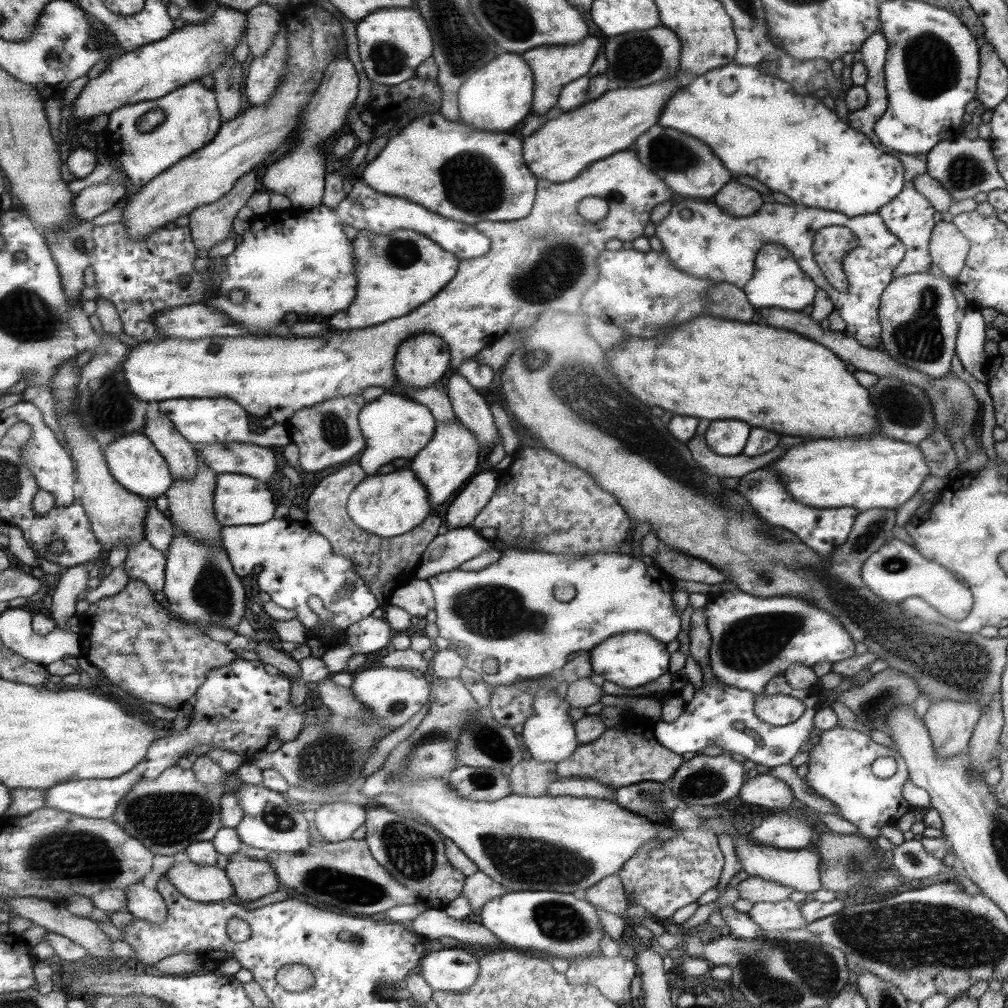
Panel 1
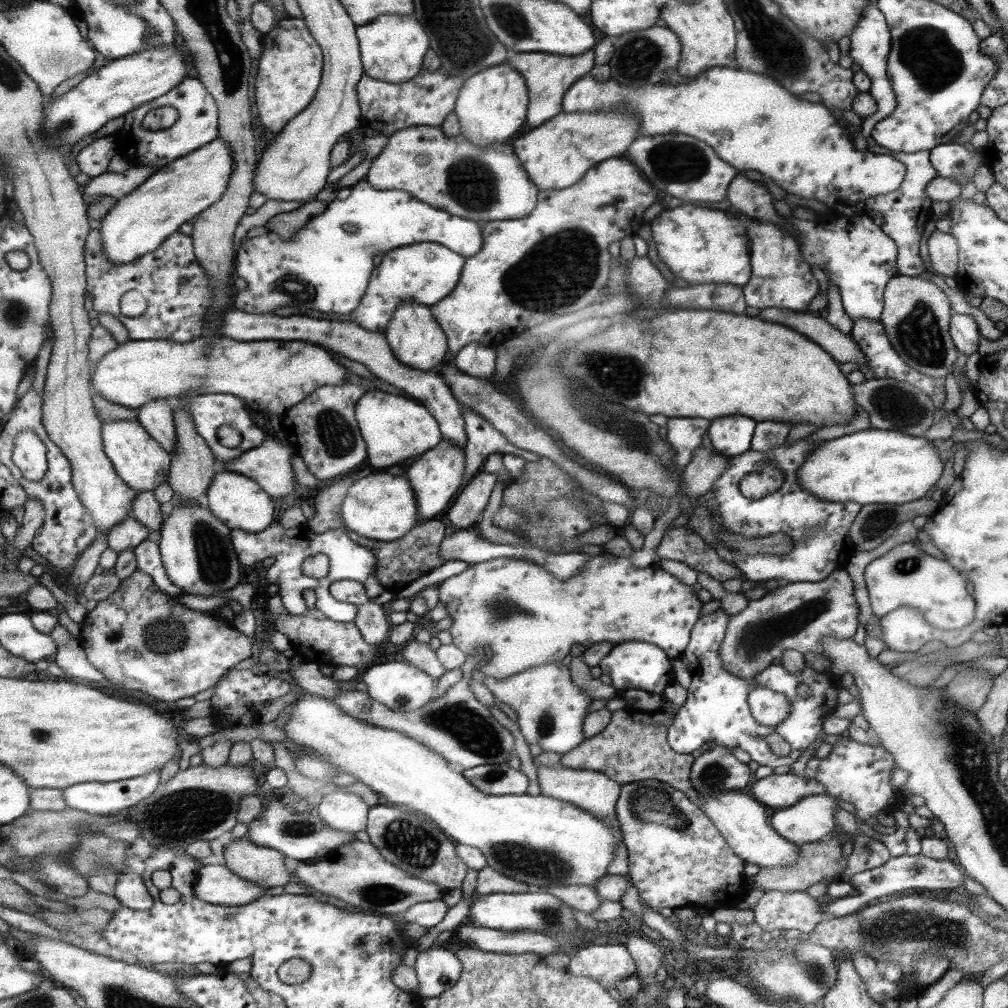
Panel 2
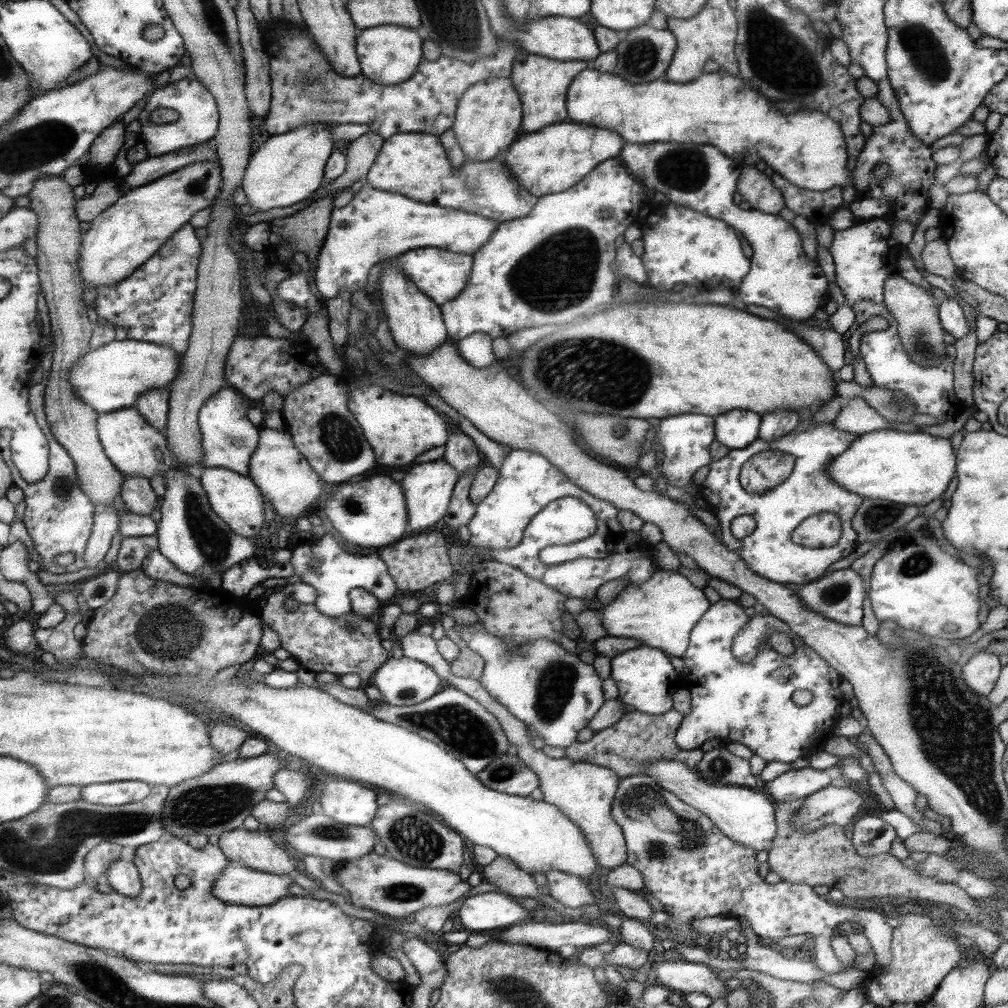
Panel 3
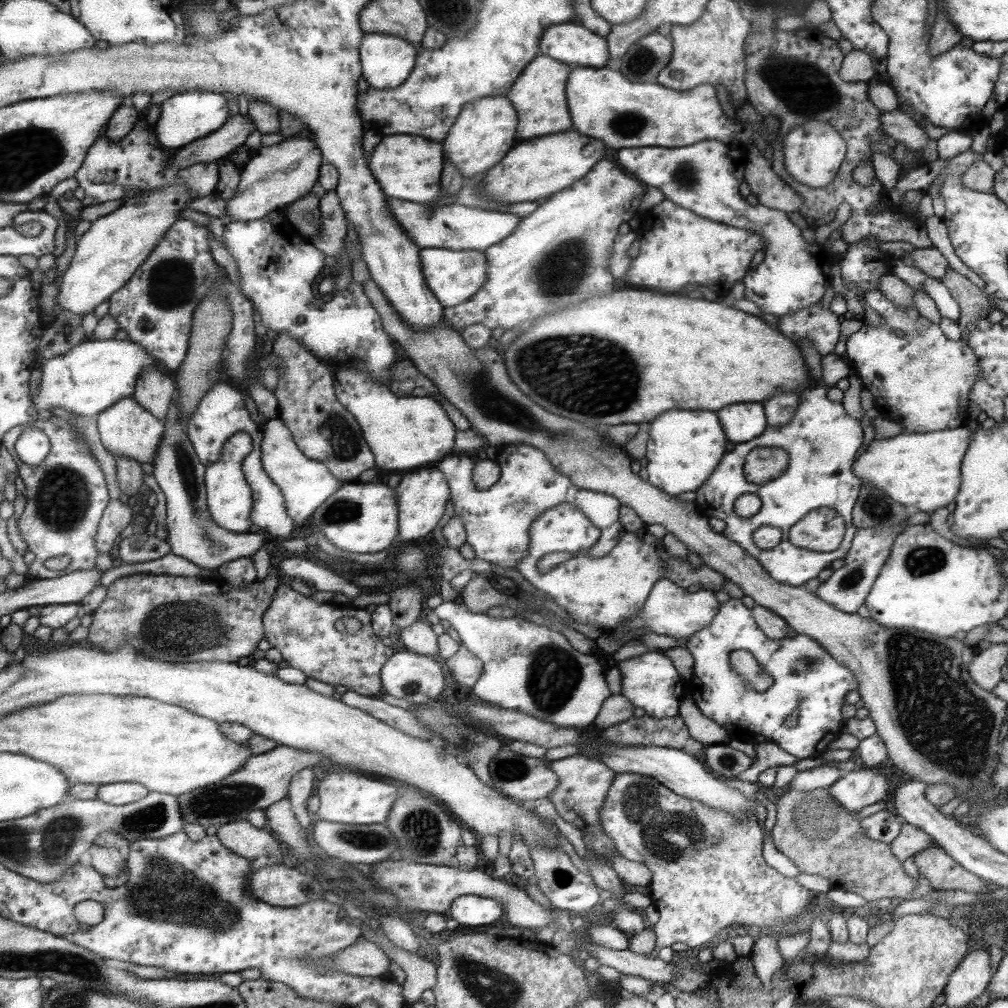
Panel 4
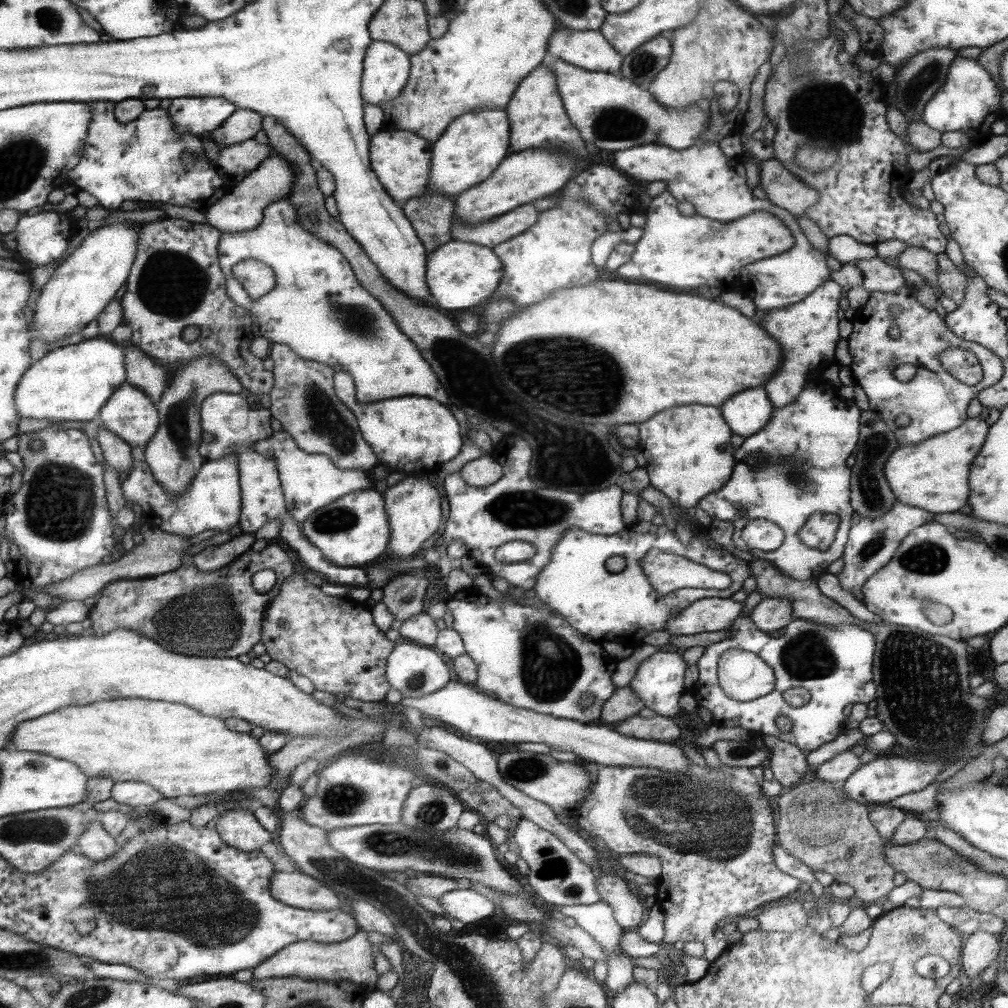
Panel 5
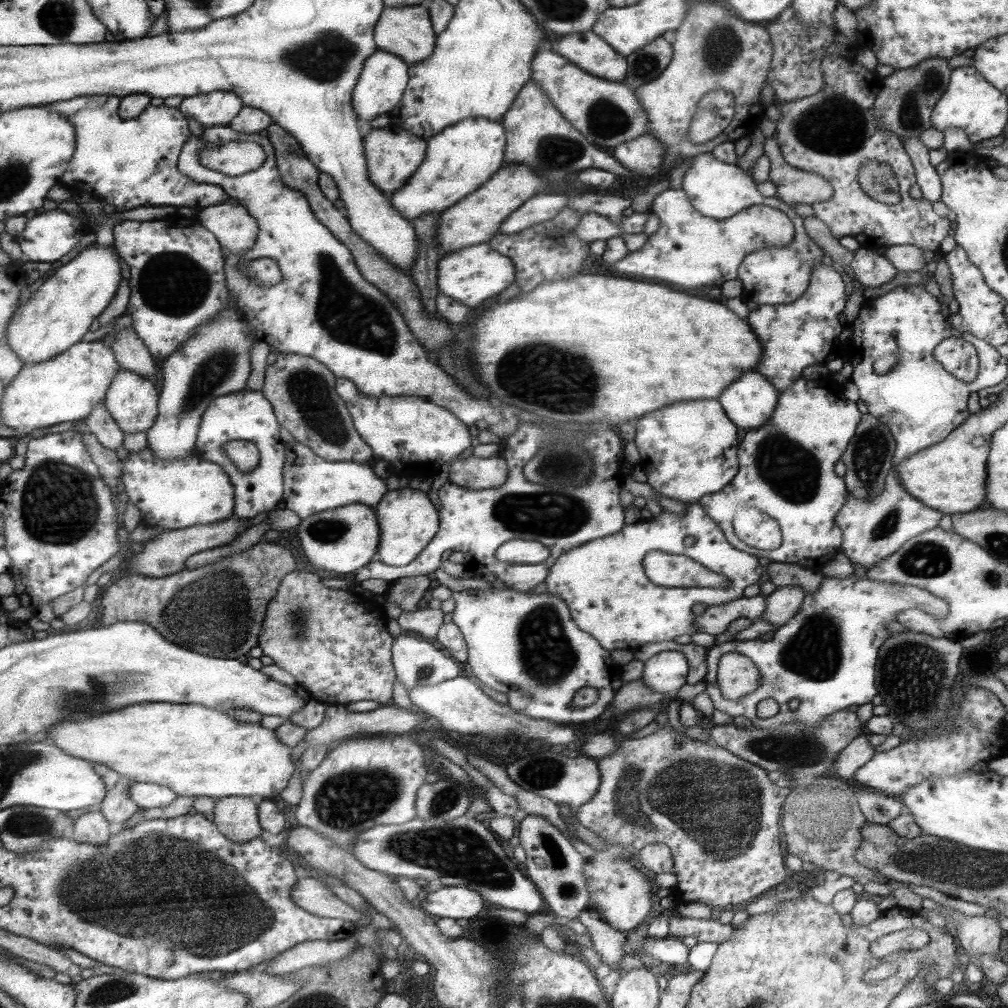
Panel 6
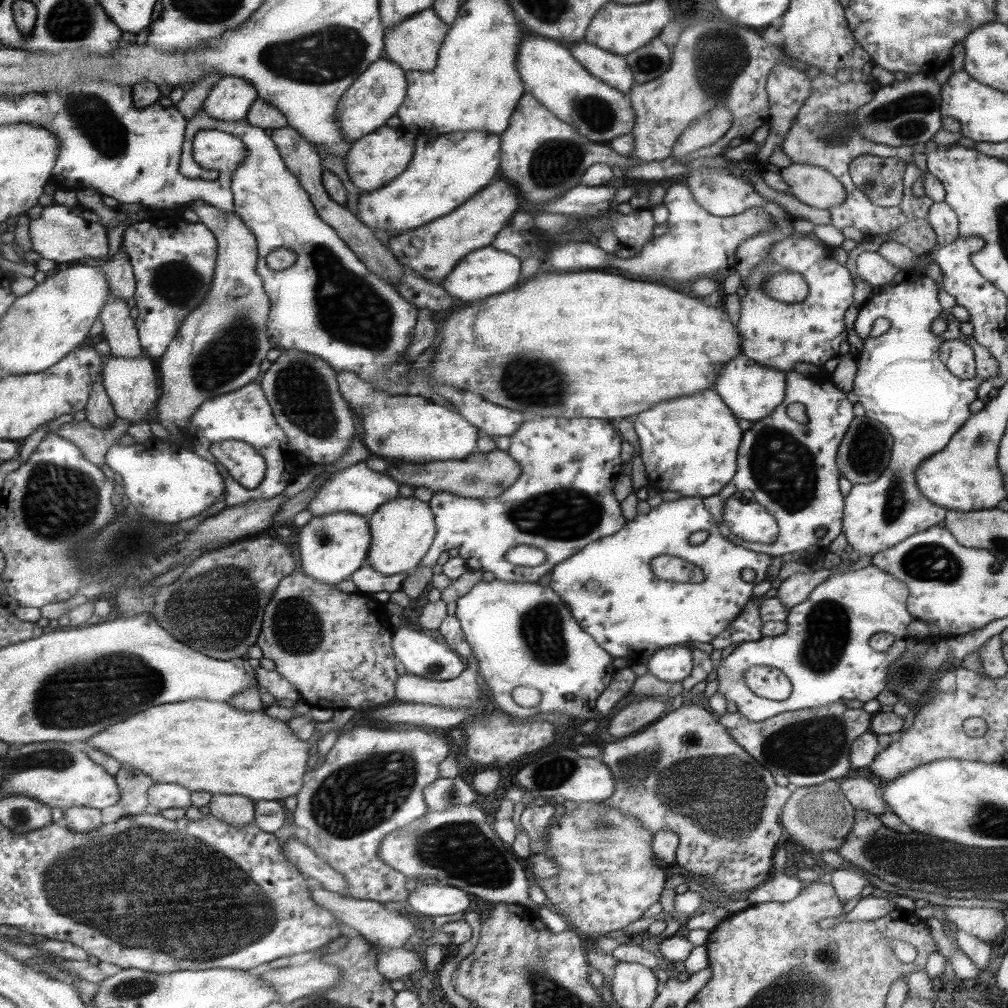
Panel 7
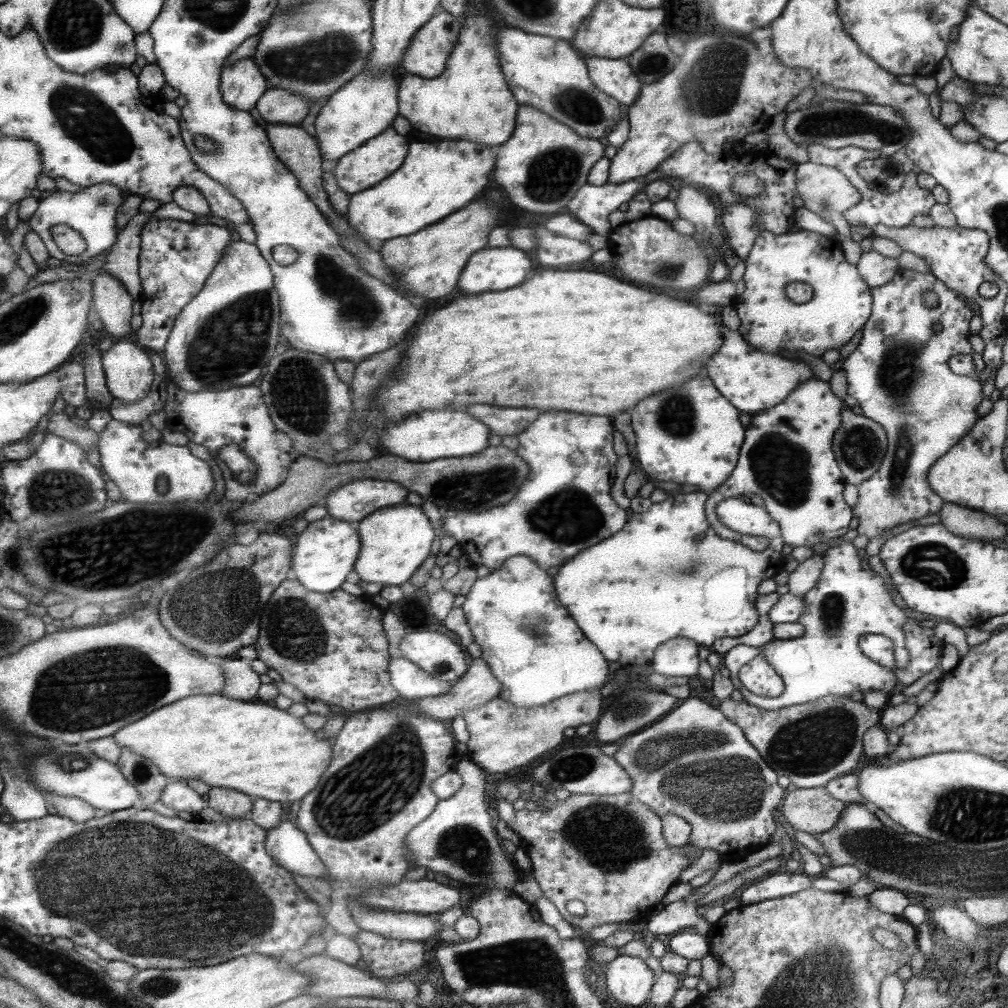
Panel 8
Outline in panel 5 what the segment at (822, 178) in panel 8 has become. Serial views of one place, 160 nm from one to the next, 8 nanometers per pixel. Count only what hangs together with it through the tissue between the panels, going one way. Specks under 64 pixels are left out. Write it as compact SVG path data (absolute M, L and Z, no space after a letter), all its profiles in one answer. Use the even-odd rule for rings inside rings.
M777 160L755 161L759 164L758 187L763 190L765 200L796 217L803 216L807 208L818 203L818 192L793 177Z

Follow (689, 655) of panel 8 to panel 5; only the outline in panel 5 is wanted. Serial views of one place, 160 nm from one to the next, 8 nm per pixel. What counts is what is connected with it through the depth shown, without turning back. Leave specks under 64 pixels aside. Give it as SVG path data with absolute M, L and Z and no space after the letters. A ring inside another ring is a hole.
M659 650L651 654L649 658L645 658L637 666L633 678L628 684L628 688L633 695L643 703L645 708L653 710L659 718L667 720L675 717L675 714L681 712L679 708L679 696L683 693L683 675L685 674L685 662L681 660L681 656L671 651Z

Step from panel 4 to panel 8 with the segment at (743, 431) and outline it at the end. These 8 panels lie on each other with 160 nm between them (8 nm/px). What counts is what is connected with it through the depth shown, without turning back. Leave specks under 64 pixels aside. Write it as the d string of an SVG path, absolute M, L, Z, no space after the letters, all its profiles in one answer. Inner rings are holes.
M738 331L727 332L724 342L727 344L723 348L718 348L717 354L707 361L705 372L715 382L715 388L719 388L719 392L723 392L722 395L745 414L757 414L779 404L797 384L815 378L811 376L811 370L805 363L789 362L779 356L757 352L741 338Z

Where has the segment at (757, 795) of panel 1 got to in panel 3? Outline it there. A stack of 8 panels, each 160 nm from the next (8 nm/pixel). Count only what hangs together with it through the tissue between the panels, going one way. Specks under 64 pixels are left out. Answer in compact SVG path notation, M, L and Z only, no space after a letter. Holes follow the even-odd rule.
M809 766L797 770L790 769L766 782L767 794L776 803L794 802L825 788L829 785L829 781L829 776L826 773L813 770Z

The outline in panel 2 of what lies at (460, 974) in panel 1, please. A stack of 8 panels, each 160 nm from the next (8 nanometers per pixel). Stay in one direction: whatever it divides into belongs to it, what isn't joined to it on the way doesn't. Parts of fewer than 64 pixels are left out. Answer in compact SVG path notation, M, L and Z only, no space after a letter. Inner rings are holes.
M429 948L419 952L413 966L418 980L415 994L421 999L438 997L459 980L461 966L455 952L447 949Z

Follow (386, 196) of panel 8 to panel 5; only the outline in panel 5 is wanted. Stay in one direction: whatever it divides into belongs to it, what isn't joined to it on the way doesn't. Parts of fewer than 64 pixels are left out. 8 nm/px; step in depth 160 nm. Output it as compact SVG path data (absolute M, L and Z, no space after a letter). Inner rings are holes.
M481 109L477 112L465 113L453 119L437 142L435 142L435 162L431 166L431 182L427 184L426 194L436 192L442 195L456 196L461 191L482 183L498 168L510 148L509 125L507 112L504 109Z

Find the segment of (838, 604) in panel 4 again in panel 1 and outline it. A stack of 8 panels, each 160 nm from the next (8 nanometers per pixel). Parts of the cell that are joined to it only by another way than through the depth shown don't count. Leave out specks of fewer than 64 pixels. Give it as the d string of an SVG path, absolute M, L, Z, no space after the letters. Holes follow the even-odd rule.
M732 589L707 595L702 609L711 640L709 668L714 679L726 686L745 690L748 695L755 694L759 700L753 700L752 713L771 727L782 727L795 722L805 709L803 703L796 698L782 694L765 695L766 684L773 676L782 674L795 663L813 667L821 662L833 664L854 656L854 642L851 640L851 634L843 629L843 625L835 621L830 612L825 612L802 598L792 596L761 598Z

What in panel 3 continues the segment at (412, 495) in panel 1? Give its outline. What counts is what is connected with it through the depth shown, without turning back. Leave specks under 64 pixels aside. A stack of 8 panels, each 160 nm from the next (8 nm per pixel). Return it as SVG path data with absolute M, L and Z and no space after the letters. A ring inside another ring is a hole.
M373 476L357 482L347 492L339 486L331 491L331 498L325 503L326 516L345 542L365 548L381 548L393 544L405 536L408 526L406 497L399 484L398 480L389 480L385 476Z

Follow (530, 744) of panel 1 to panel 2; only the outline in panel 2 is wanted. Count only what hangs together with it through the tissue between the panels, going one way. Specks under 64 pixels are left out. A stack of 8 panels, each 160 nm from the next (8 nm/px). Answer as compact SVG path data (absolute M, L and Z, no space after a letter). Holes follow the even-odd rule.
M561 661L523 670L519 674L507 676L507 679L497 680L484 674L482 677L482 684L489 690L489 693L499 702L507 704L517 714L517 726L527 744L538 744L542 752L557 753L561 756L577 747L584 739L582 720L587 714L591 699L585 697L583 691L571 683L568 667L563 666Z

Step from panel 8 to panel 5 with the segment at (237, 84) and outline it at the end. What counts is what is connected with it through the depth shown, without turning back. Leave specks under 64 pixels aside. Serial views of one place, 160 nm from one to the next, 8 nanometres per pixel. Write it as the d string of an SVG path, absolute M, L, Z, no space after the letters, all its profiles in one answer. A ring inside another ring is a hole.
M187 97L172 99L168 113L172 124L176 126L177 132L191 132L197 137L203 137L205 134L210 134L221 128L225 121L233 116L238 107L225 97Z

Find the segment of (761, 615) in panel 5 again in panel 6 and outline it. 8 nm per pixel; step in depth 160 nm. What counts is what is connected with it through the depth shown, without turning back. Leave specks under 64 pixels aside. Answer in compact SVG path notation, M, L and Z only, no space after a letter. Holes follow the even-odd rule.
M799 586L776 588L769 596L764 597L765 608L760 620L769 622L775 628L782 626L799 610L804 596Z

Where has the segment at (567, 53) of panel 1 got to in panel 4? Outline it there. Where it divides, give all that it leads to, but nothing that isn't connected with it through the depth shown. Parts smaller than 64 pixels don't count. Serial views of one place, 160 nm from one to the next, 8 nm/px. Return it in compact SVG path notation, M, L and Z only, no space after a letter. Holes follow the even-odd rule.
M541 54L535 55L533 60L522 68L521 74L505 94L519 115L518 138L529 140L543 134L553 134L573 128L566 99L566 80L570 70L572 66Z

